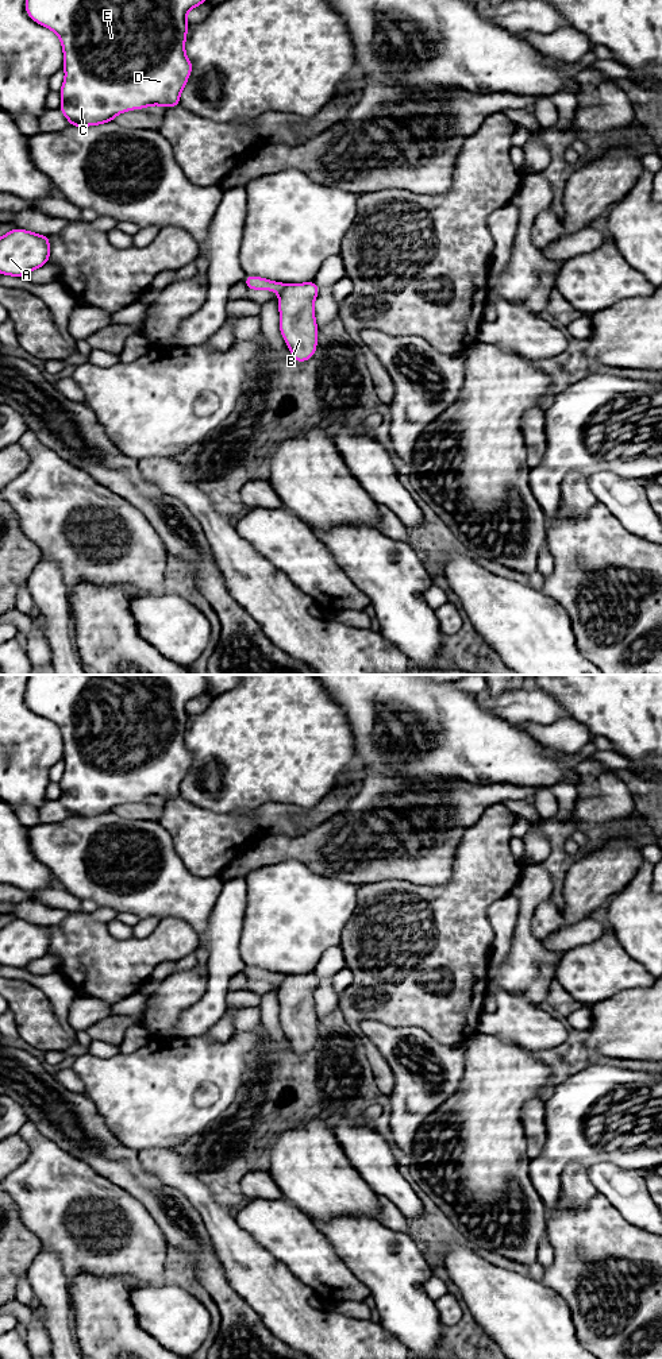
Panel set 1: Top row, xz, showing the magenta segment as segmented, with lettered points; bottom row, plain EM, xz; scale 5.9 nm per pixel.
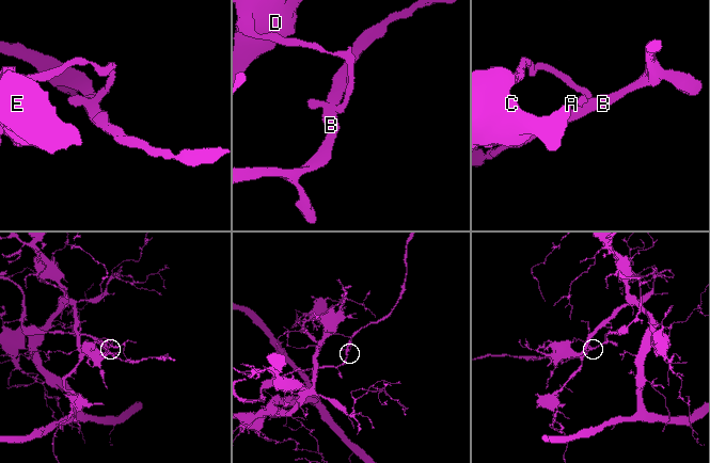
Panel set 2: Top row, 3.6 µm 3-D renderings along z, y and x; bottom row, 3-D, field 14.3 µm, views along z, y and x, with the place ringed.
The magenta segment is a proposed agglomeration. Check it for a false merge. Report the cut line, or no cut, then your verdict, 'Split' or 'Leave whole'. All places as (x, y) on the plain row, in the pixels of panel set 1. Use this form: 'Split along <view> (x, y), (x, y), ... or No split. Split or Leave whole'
Split along xz (287, 976), (280, 984). Split

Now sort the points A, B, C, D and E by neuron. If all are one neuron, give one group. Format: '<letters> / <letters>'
A C D E / B

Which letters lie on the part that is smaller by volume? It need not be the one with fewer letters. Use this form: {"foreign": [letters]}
{"foreign": ["B"]}

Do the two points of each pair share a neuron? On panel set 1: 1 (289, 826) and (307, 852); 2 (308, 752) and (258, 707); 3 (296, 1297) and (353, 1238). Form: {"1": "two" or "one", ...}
{"1": "one", "2": "one", "3": "two"}

